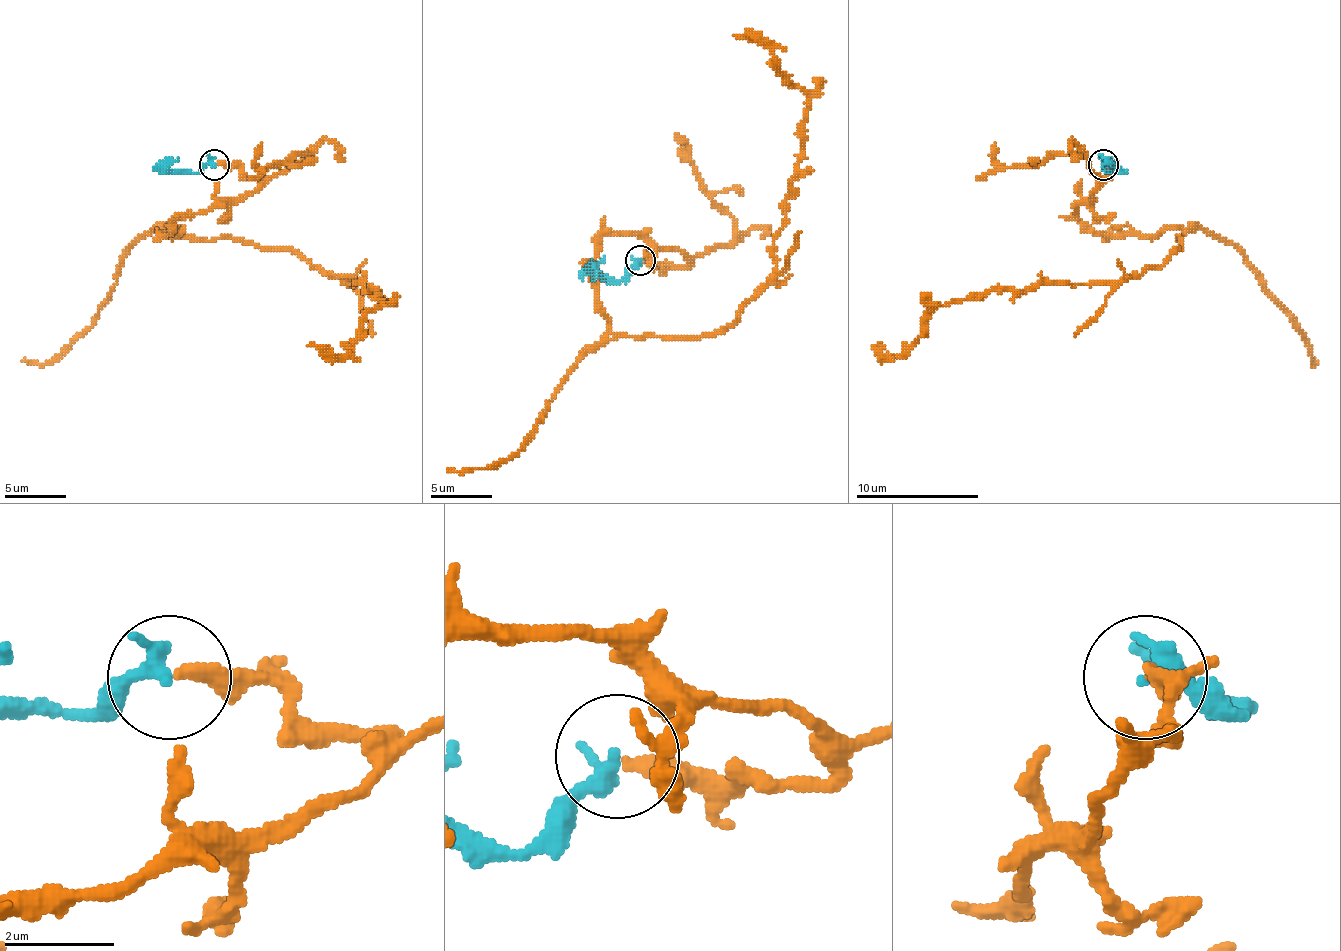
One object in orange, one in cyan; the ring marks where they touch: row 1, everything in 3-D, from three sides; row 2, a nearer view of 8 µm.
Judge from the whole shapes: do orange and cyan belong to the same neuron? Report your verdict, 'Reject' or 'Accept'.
Reject

